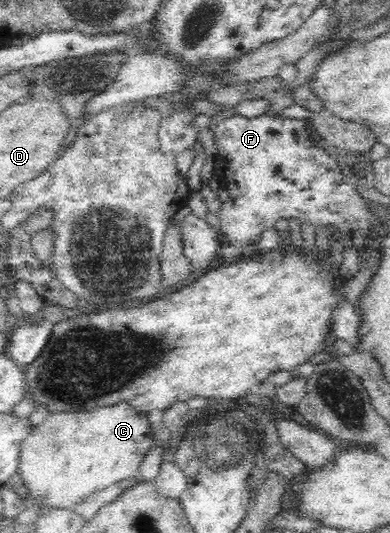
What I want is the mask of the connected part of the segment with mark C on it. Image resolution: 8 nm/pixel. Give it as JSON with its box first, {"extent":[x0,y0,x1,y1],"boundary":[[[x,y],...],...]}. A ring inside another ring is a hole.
{"extent":[16,401,159,513],"boundary":[[[119,401],[84,411],[55,411],[48,419],[36,425],[34,431],[22,441],[22,463],[16,479],[34,496],[40,496],[42,505],[37,508],[37,513],[54,506],[74,509],[75,503],[90,492],[138,476],[140,465],[148,452],[159,445],[152,435],[154,429],[150,425],[148,415],[148,412],[134,409],[128,401]]]}

